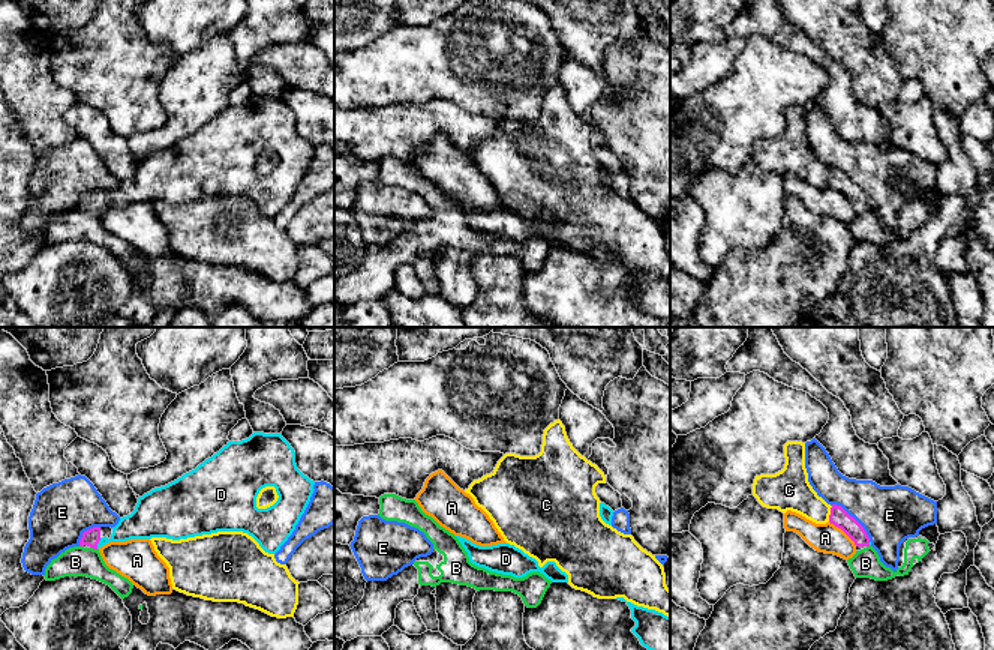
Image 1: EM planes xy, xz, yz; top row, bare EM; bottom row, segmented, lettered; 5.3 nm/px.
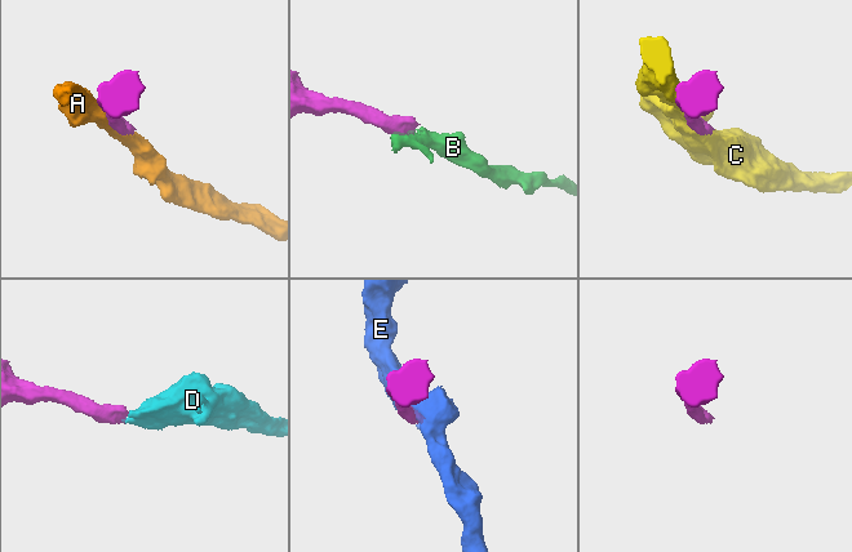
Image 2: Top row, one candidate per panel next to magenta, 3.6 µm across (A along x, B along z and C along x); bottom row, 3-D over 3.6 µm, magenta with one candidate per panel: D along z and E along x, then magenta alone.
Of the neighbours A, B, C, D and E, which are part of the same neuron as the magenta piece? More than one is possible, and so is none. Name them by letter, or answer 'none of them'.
D

